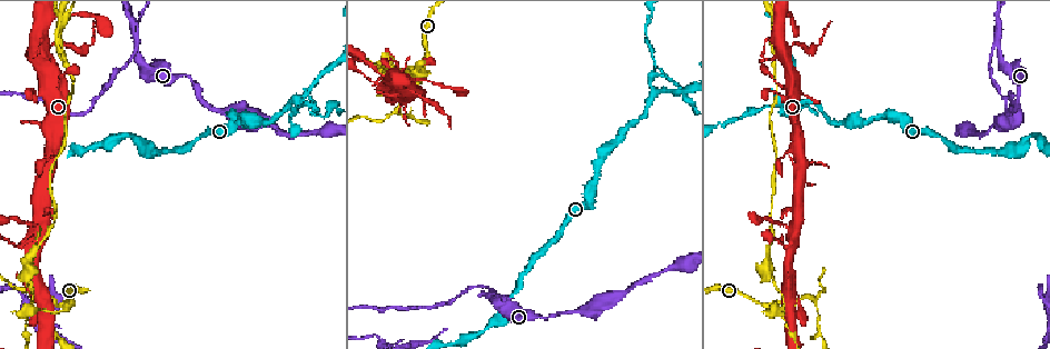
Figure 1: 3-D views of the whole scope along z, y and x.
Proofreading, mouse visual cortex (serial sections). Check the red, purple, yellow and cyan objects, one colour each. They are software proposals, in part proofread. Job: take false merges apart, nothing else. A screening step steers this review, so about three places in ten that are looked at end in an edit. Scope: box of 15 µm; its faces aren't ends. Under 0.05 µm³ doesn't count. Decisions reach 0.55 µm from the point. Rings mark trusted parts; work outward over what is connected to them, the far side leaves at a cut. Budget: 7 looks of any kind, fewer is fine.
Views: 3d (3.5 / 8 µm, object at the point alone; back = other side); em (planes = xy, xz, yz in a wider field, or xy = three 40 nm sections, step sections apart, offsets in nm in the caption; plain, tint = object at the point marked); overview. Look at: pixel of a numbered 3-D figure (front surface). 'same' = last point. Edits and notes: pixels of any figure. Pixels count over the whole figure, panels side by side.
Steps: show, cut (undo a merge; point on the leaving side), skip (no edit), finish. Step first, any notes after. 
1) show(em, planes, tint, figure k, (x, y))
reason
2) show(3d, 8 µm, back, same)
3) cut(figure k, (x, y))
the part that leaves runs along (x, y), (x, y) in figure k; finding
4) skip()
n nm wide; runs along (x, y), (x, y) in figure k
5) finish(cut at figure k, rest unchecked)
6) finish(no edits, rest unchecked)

show(3d, 3.5 µm, figure 1, (578, 311))
arms part here

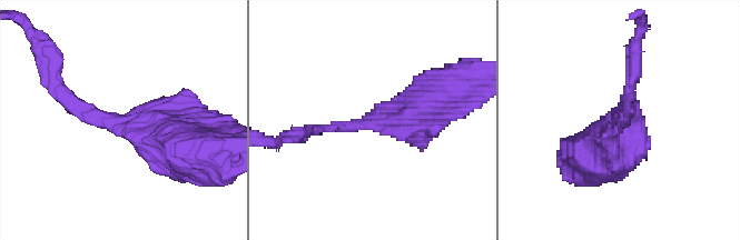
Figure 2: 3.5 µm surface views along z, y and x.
show(em, xy, step 2, plain, figure 2, (619, 121))
now the EM

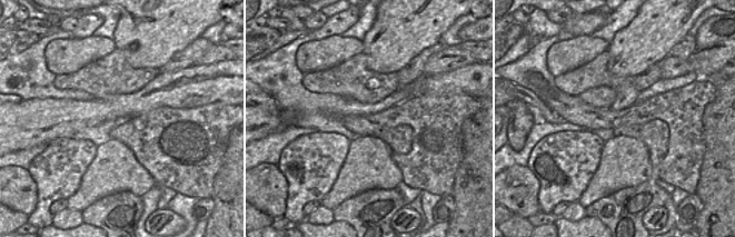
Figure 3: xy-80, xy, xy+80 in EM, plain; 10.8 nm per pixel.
show(em, xy, step 2, tint, same)

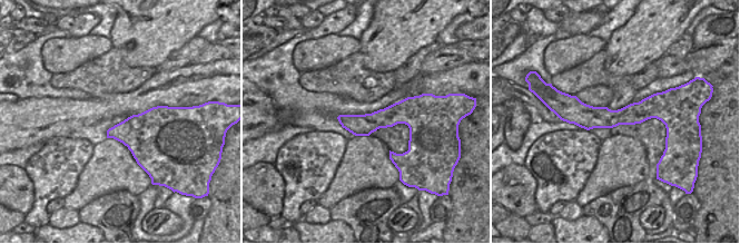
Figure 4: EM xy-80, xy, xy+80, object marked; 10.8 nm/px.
skip()
240 nm wide; runs along (61, 88), (88, 114), (191, 146) in figure 2; all the same cell

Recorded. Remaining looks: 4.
show(3d, 3.5 µm, figure 1, (305, 103))
three-way junction

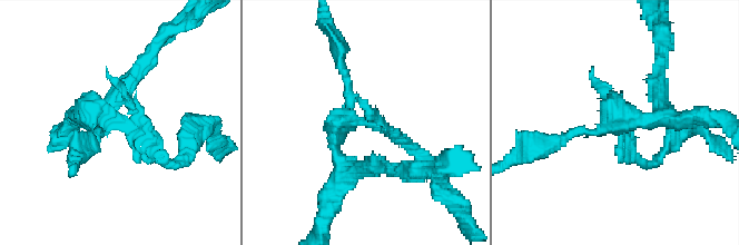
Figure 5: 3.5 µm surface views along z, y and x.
show(em, xy, step 3, tint, figure 5, (114, 118))
now the EM

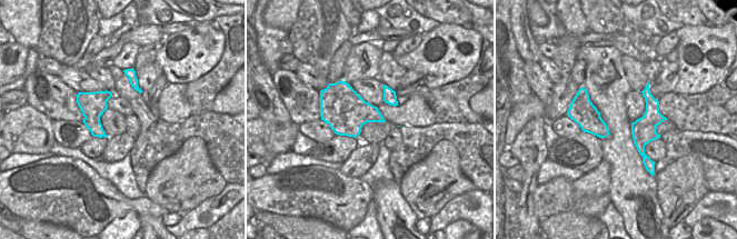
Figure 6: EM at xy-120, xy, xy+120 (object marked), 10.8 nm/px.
cut(figure 5, (423, 156))
border along (641, 117), (656, 126) in figure 6; a second cell is stuck on

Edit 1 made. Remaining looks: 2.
show(em, xy, step 1, tint, figure 1, (776, 310))
abrupt turn

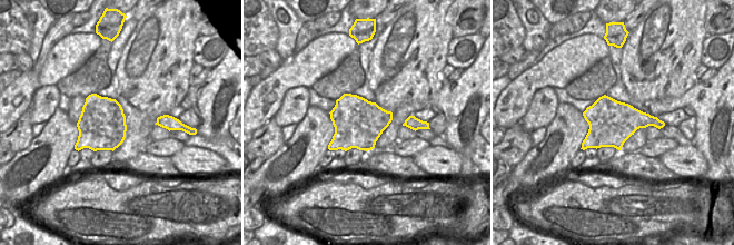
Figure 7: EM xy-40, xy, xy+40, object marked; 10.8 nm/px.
show(3d, 3.5 µm, same)

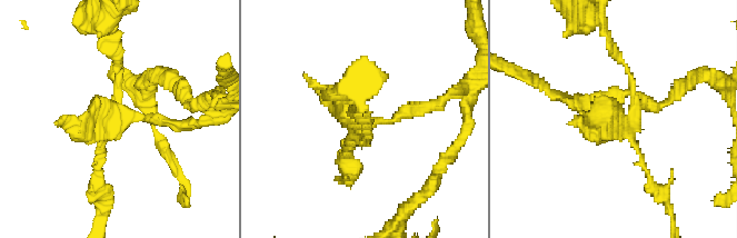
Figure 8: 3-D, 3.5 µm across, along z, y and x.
cut(figure 8, (99, 174))
the part that leaves runs along (629, 117), (631, 76), (604, 25) in figure 8; a second cell is stuck on

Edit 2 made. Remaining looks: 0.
finish(cut at figure 5, cut at figure 8, rest unchecked)

